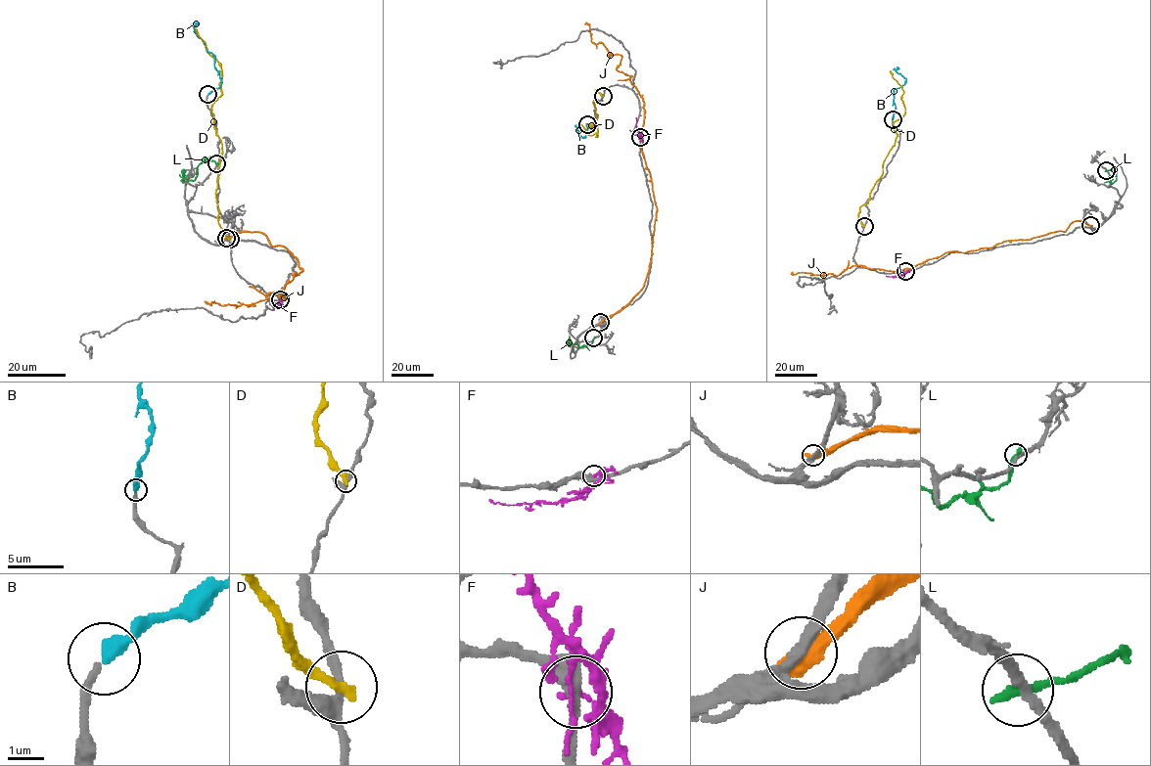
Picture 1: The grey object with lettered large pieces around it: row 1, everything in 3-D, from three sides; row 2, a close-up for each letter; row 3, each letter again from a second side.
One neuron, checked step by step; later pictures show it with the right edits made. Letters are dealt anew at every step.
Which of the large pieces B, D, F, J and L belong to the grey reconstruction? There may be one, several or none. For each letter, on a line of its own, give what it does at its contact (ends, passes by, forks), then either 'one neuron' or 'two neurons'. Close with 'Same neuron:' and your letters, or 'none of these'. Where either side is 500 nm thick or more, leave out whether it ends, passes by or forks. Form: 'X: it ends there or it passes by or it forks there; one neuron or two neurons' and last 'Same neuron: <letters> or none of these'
B: it ends there; one neuron
D: it ends there; two neurons
F: it ends there; two neurons
J: two neurons
L: it ends there; two neurons
Same neuron: B

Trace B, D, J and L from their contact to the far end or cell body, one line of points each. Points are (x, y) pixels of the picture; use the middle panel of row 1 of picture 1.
B: (587, 124), (597, 126), (590, 125), (582, 137), (576, 127), (579, 129)
D: (603, 96), (595, 90), (597, 117), (590, 128), (593, 124), (597, 128), (597, 136), (588, 135), (577, 121)
J: (600, 322), (643, 287), (657, 207), (641, 152), (643, 98), (616, 68), (621, 56), (593, 43), (584, 23)
L: (594, 337), (590, 343), (579, 347), (569, 339), (571, 346)

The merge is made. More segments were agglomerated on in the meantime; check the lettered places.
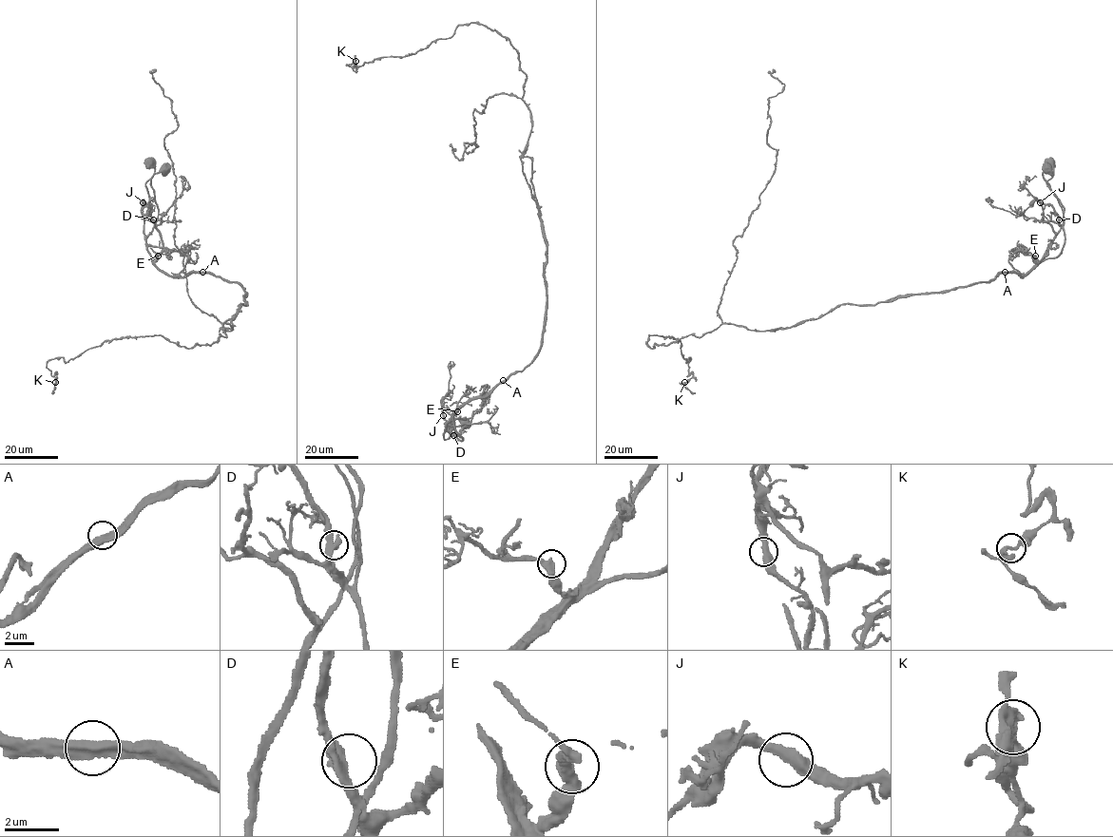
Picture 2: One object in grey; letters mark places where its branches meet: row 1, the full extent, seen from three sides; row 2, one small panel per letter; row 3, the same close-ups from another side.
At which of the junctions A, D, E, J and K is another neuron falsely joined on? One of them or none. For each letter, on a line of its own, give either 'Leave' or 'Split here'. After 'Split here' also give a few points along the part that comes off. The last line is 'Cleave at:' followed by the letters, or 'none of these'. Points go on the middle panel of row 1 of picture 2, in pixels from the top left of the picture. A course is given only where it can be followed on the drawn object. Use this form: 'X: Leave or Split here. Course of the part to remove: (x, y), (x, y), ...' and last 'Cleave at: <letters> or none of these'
A: Split here. Course of the part to remove: (503, 380), (516, 370), (521, 370), (537, 353), (546, 305), (544, 272), (546, 243), (521, 157), (527, 142)
D: Leave
E: Leave
J: Leave
K: Leave
Cleave at: A

